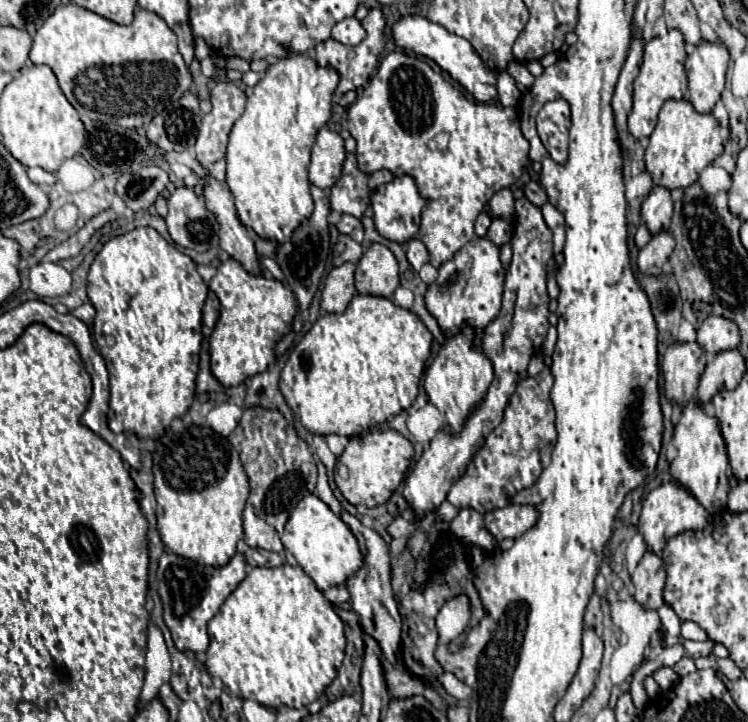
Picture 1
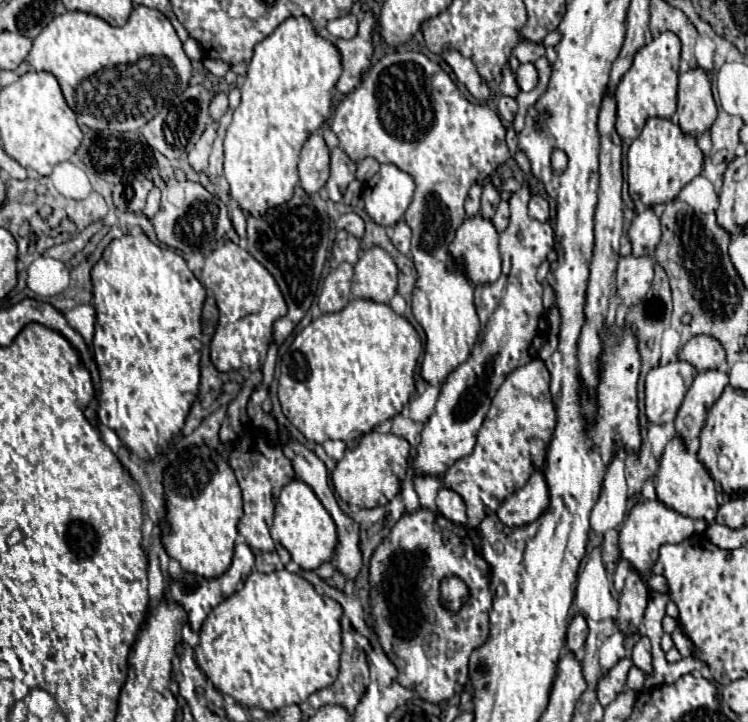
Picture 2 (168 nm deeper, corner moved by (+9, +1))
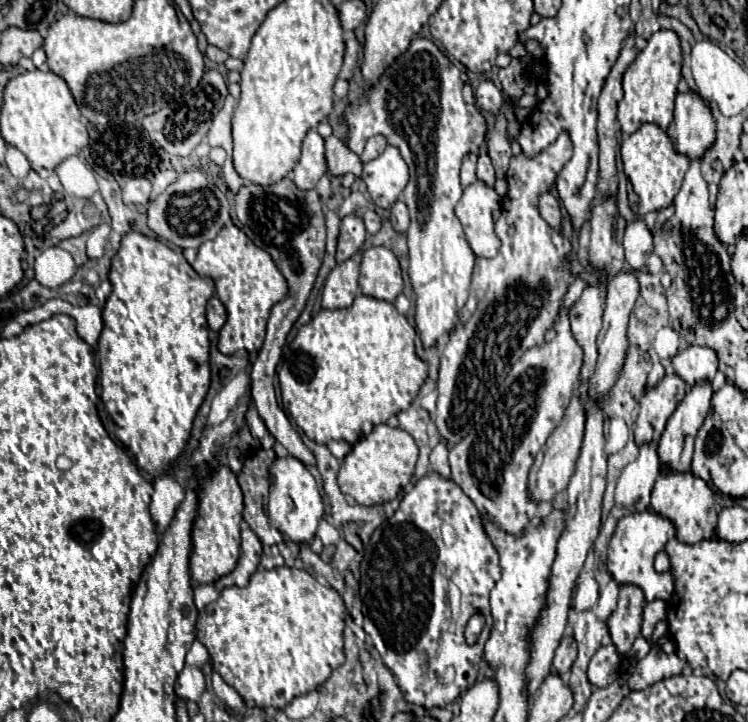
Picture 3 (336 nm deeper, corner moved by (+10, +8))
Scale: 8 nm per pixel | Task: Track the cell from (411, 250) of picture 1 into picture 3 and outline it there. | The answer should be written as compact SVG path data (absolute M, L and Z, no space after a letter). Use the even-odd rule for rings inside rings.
M402 200L392 204L392 208L390 208L390 222L392 222L392 226L398 232L406 232L408 230L410 218L408 218L408 208L406 208L406 204Z

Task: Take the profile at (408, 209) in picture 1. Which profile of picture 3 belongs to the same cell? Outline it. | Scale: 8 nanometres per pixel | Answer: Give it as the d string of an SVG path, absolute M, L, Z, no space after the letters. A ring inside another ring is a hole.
M386 146L386 150L376 156L374 160L366 162L364 164L364 172L362 172L362 180L366 182L368 186L368 194L372 198L372 202L378 206L378 208L390 208L402 194L404 186L408 184L408 166L404 162L404 158L400 156L400 150L396 146Z

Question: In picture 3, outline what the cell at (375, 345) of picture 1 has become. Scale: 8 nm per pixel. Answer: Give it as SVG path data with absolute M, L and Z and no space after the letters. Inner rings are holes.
M360 294L350 308L322 310L300 328L290 344L290 354L282 360L278 370L286 414L290 414L298 428L318 444L328 444L330 440L356 444L362 434L370 434L374 426L386 424L390 416L406 410L426 382L428 362L418 358L414 338L416 332L404 314L386 300Z

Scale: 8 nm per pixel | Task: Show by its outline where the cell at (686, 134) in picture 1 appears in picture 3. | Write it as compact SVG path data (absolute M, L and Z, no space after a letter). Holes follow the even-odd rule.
M642 124L630 138L626 138L620 146L620 156L624 164L624 174L628 176L628 182L638 196L636 206L630 204L636 216L668 208L676 198L676 192L680 192L684 174L690 168L690 160L674 150L672 140L656 124Z

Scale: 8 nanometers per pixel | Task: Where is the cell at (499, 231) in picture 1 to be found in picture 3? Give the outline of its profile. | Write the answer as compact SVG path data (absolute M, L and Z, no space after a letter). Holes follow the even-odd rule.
M486 148L480 150L480 156L478 156L478 172L476 176L480 180L484 180L488 186L494 186L494 166L490 162L490 156L486 152Z

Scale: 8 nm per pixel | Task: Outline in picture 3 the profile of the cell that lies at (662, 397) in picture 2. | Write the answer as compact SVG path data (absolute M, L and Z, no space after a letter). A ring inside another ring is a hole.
M668 372L656 388L644 392L634 430L634 440L638 446L654 444L660 440L666 428L666 420L672 416L684 396L686 384L672 372Z

